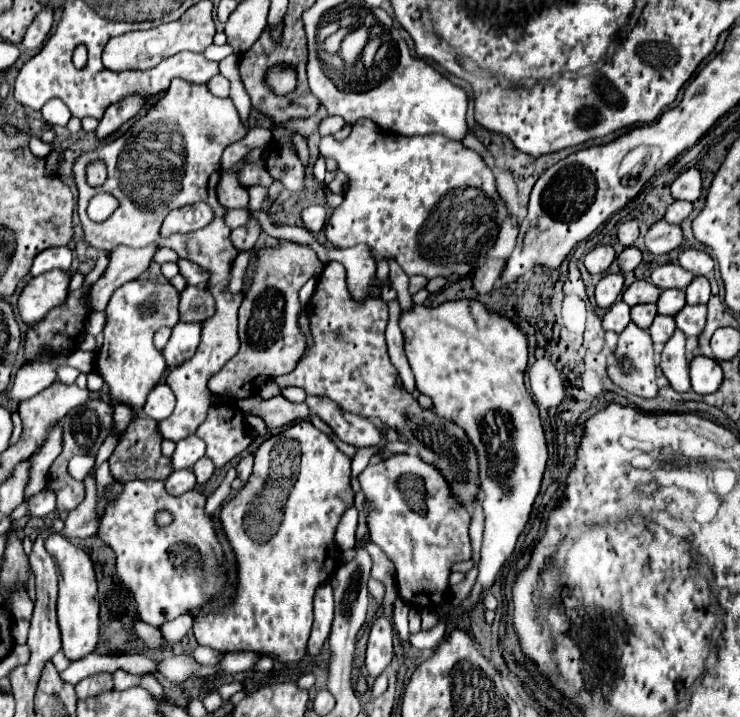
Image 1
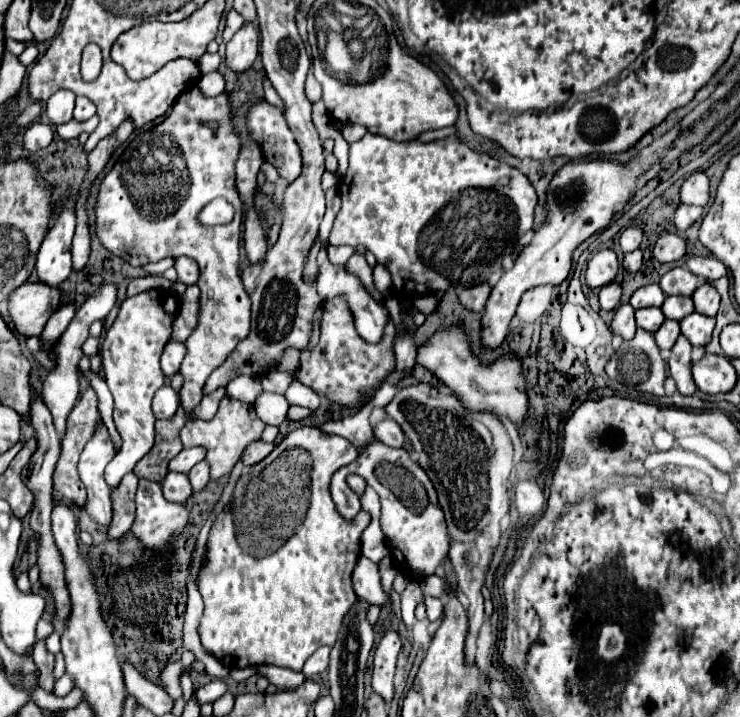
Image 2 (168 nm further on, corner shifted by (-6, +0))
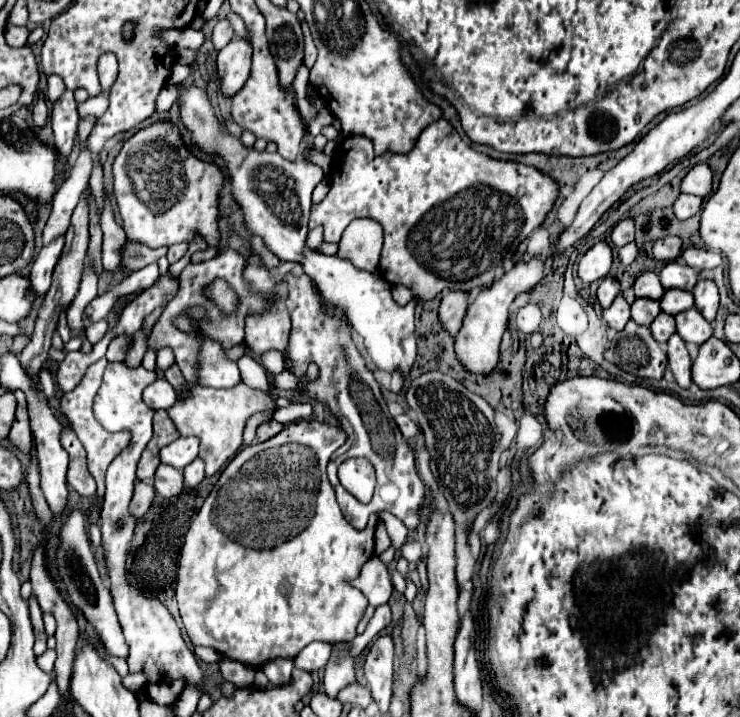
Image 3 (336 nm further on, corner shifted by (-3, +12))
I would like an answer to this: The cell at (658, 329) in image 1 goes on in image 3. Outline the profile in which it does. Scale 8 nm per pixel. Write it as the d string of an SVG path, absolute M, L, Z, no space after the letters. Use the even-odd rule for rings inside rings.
M659 312L659 316L651 322L651 332L653 332L653 338L657 342L667 342L671 334L675 334L675 318L665 314L665 312Z

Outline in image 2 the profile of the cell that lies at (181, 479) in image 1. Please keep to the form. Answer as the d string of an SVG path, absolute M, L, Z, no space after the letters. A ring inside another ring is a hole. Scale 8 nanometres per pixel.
M168 472L168 476L162 480L162 490L166 500L170 502L186 502L192 494L192 486L186 474Z

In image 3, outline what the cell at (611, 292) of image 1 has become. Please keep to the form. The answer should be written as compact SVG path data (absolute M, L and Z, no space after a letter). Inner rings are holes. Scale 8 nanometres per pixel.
M609 276L603 278L603 282L599 284L599 290L597 290L597 298L599 298L601 308L607 308L619 292L621 292L621 288L619 288L619 282L615 278L609 278Z

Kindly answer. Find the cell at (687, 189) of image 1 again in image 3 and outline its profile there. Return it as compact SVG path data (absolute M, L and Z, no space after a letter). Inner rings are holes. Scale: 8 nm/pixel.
M707 164L693 166L681 182L681 192L705 198L711 192L711 170Z

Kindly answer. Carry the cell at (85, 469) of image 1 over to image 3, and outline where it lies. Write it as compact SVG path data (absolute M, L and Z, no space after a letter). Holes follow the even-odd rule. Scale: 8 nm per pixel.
M101 358L101 360L95 362L95 364L91 364L91 366L87 368L83 380L79 382L79 386L77 386L75 390L71 390L71 392L67 392L67 394L61 396L61 412L63 412L63 416L67 418L67 422L71 424L73 432L77 434L77 438L81 440L83 448L87 450L89 470L93 472L93 478L95 478L95 482L97 482L97 486L101 488L101 496L103 496L103 492L105 492L105 472L107 472L111 460L115 460L115 456L119 456L119 452L121 452L121 450L129 444L129 440L131 440L131 438L129 438L129 436L131 436L129 432L115 432L115 434L105 432L105 430L97 424L97 420L95 420L95 416L93 416L93 398L95 398L95 394L97 394L97 390L99 390L99 386L101 386L103 370L105 370L105 358Z

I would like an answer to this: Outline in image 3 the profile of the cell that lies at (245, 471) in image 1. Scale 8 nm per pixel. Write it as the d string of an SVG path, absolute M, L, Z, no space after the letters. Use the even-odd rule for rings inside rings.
M277 420L263 422L263 424L257 428L257 442L265 442L265 440L269 440L271 436L279 434L279 430L281 430L281 428L283 428L283 424L281 424L281 422L277 422Z

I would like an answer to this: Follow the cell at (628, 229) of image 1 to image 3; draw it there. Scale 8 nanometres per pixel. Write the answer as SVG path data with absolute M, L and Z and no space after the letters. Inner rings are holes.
M623 218L611 232L611 240L617 248L633 242L633 234L635 234L635 224L631 218Z

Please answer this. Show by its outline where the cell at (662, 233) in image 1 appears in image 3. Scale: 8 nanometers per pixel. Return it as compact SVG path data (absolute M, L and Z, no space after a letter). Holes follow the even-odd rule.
M665 236L653 244L653 258L657 262L671 262L681 256L681 238Z

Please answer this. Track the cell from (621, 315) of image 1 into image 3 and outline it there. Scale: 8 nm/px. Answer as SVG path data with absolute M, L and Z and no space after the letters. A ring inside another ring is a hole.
M621 294L615 298L615 302L607 310L603 310L603 320L615 330L625 328L625 324L629 322L629 304Z

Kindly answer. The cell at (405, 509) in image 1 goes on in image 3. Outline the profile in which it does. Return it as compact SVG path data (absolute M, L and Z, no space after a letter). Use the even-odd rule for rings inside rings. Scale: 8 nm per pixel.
M285 274L279 284L287 288L287 296L291 300L291 336L285 352L285 368L303 378L307 372L309 362L315 362L319 366L319 376L315 382L301 380L299 390L307 394L309 398L317 400L317 392L331 392L331 396L337 396L339 412L345 420L349 420L355 438L353 446L339 458L329 462L327 475L335 490L335 495L343 516L353 524L357 530L363 530L367 526L369 512L381 512L387 510L395 514L409 530L415 530L419 526L419 508L425 498L425 486L419 480L415 472L415 458L409 444L405 444L399 426L395 424L393 416L387 410L385 398L381 396L379 382L375 380L373 372L367 368L365 358L357 350L353 342L353 328L349 320L331 304L323 302L323 296L319 296L319 290L315 288L315 282L311 276L301 274ZM347 458L367 458L375 470L377 470L377 486L373 500L369 504L361 504L356 498L341 486L337 475L337 466Z

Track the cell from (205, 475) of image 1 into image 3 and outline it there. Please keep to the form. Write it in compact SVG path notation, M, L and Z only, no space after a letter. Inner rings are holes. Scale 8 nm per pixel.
M195 458L189 466L185 466L183 476L185 476L185 486L187 488L199 486L201 480L205 478L205 464L203 464L203 460L201 458Z

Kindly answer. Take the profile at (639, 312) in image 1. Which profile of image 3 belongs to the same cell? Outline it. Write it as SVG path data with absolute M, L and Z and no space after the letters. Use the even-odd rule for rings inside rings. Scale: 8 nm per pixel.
M637 298L631 304L631 320L641 326L649 326L659 312L661 312L661 308L659 308L659 302L655 302L655 300Z

